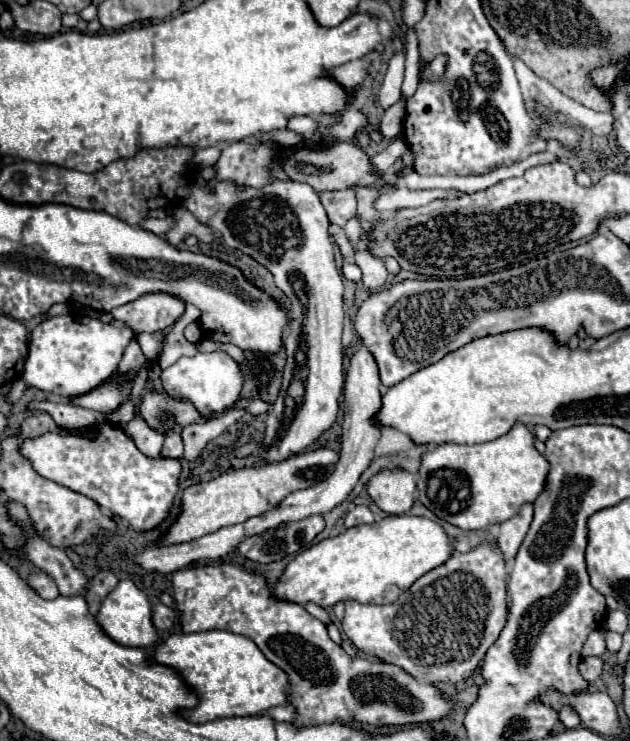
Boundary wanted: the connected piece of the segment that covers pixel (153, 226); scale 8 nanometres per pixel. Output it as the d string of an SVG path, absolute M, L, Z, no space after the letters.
M166 216L162 220L158 220L158 218L146 218L142 222L142 228L148 230L148 232L154 232L158 236L162 236L164 232L168 232L172 228L172 216Z

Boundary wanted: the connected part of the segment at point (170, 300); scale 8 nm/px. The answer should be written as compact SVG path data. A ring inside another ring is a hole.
M150 292L140 300L112 310L116 320L124 320L134 332L162 332L184 314L184 302L166 292Z

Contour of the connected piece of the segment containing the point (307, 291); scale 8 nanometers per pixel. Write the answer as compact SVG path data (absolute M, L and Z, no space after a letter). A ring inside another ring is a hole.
M270 178L270 184L262 188L238 186L230 180L220 180L214 188L188 184L178 188L178 196L200 224L206 224L212 232L216 232L226 246L240 250L242 254L254 258L266 270L272 272L276 286L290 300L290 322L284 336L286 350L286 366L284 366L284 382L282 390L268 412L266 432L262 442L262 458L266 462L282 462L288 456L308 448L324 430L332 426L338 414L338 400L342 396L344 386L344 368L342 368L342 320L344 320L344 286L342 276L334 262L334 246L328 234L328 216L318 198L318 192L310 188L310 184L298 184L294 180L278 180ZM292 382L302 384L302 394L290 396L288 388Z

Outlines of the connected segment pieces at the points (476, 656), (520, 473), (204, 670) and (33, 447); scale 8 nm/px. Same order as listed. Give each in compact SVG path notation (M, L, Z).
M480 544L476 550L460 554L454 552L448 562L418 578L394 604L372 606L356 600L346 600L346 614L342 618L344 634L360 652L392 662L414 678L424 682L462 682L474 674L486 650L496 642L506 624L506 566L498 548Z
M516 424L508 434L484 442L484 444L438 444L432 450L422 454L420 470L418 470L418 500L430 508L438 518L462 528L462 530L482 530L492 524L502 524L504 520L512 518L522 504L534 502L536 496L542 492L546 474L548 474L548 460L536 452L534 436L524 424Z
M224 630L172 634L162 644L158 644L150 660L174 668L186 688L196 692L198 706L178 710L182 718L194 724L232 716L256 716L270 706L280 706L288 702L284 692L288 688L286 674L276 664L266 660L258 646L246 636Z
M100 424L98 434L90 438L82 436L78 430L68 430L66 434L46 432L38 438L24 440L20 452L42 478L98 502L100 508L126 520L136 532L158 528L170 514L178 492L180 462L144 456L122 430L110 424Z

